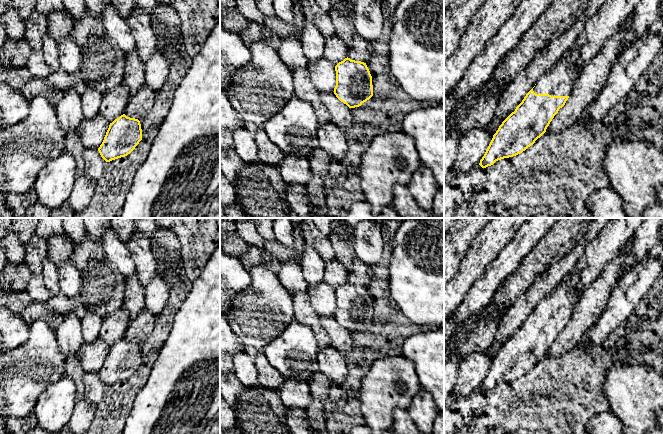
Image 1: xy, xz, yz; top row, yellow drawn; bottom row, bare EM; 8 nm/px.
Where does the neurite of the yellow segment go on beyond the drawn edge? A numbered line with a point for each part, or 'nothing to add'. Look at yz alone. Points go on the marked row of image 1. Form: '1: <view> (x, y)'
1: yz (559, 81)

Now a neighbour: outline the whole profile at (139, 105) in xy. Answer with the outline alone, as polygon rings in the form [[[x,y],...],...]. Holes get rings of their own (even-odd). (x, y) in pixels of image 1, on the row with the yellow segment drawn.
[[[142,85],[129,97],[124,114],[127,117],[143,120],[154,106],[156,93],[147,85]]]

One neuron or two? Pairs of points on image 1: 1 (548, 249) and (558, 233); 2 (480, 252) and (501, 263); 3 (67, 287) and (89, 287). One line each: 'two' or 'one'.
1: one
2: two
3: two

